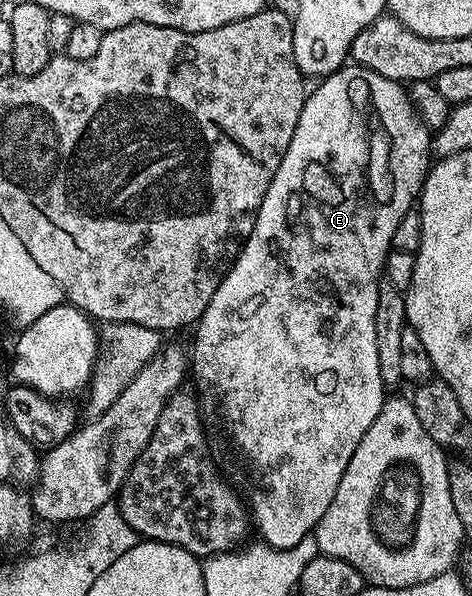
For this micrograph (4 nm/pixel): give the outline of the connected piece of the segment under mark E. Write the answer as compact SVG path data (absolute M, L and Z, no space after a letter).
M352 62L346 63L338 72L332 72L330 76L324 77L318 84L321 85L314 92L312 89L305 97L303 114L299 114L299 122L295 126L295 134L291 134L291 146L287 146L287 154L283 154L283 162L279 162L279 170L275 170L275 178L271 178L271 186L267 186L267 194L259 206L251 234L242 244L241 253L237 255L237 259L234 260L229 268L228 274L219 282L219 290L215 290L207 310L203 310L200 320L195 325L197 337L193 340L193 352L191 348L191 380L197 383L195 392L199 397L199 407L204 419L209 422L214 420L221 427L222 434L233 443L234 450L241 455L241 460L245 463L246 470L261 483L250 486L249 496L247 492L247 507L251 513L252 527L255 532L258 532L257 536L264 543L275 548L292 547L302 541L303 538L310 536L316 529L319 518L323 518L323 514L327 514L327 506L331 506L331 498L335 498L335 490L339 490L339 482L347 470L347 462L351 462L351 454L355 454L355 446L359 446L359 442L363 439L363 434L367 434L371 422L375 422L375 418L379 415L379 410L387 398L385 383L383 378L379 378L379 350L375 347L375 302L379 302L379 286L383 279L385 259L389 257L393 246L395 229L398 228L403 214L407 214L414 207L418 197L420 197L421 188L425 184L425 178L428 176L431 167L431 159L429 160L429 156L431 157L431 129L421 121L421 116L418 114L417 109L414 108L408 91L402 85L396 84L391 78L383 78L379 74L375 74L375 70L367 70L362 64L354 64Z

